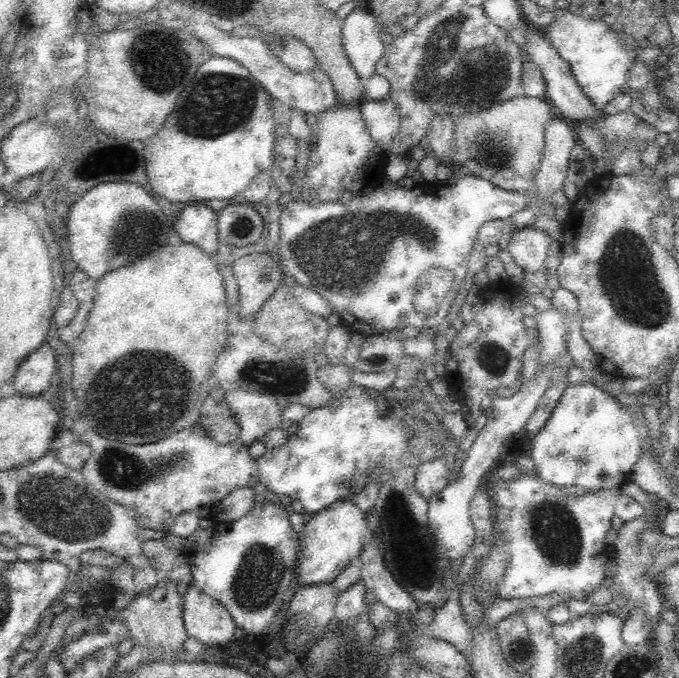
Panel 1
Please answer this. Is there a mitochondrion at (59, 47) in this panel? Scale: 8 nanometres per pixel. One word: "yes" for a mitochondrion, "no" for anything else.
yes

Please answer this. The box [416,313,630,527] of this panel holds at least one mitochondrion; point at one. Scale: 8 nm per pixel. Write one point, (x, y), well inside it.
(493, 358)

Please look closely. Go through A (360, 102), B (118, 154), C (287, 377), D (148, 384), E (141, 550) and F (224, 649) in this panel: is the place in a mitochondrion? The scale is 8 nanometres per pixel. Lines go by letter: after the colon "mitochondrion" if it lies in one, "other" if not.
A: other
B: other
C: mitochondrion
D: mitochondrion
E: other
F: other

